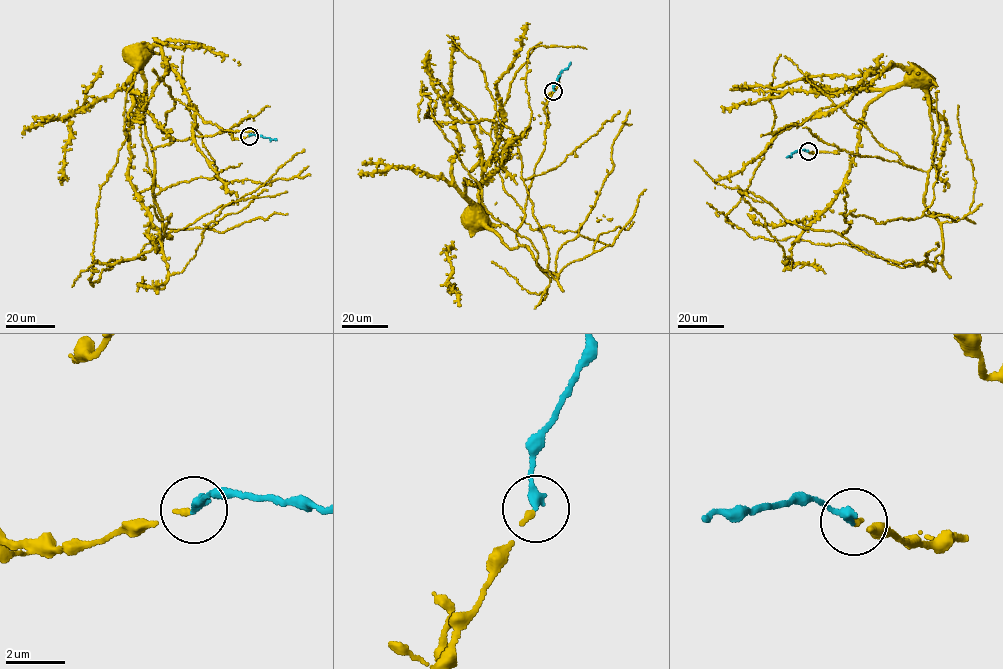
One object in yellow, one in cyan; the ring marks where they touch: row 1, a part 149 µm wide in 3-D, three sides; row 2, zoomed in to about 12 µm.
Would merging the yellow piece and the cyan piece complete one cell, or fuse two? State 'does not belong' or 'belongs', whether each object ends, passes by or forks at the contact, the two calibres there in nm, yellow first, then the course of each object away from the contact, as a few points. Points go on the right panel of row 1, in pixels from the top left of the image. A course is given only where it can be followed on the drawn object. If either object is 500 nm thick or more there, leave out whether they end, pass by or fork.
does not belong; yellow ends; cyan ends; calibres 160 and 320 nm; course yellow (808, 152), (843, 149), (927, 171), (935, 149), (930, 105), (926, 93), (909, 78), (910, 71); course cyan (808, 151), (797, 150), (786, 158)

